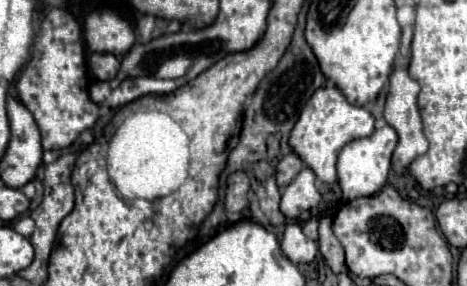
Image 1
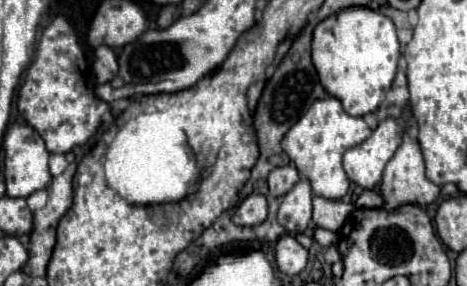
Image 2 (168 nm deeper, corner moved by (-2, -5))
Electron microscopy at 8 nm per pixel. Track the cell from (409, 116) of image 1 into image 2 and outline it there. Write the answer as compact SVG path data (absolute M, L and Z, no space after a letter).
M404 137L402 145L394 153L394 159L390 159L390 163L386 165L384 175L382 175L380 195L384 201L382 207L386 207L386 211L394 211L394 207L402 207L406 203L414 203L414 205L424 207L440 197L440 186L428 181L424 175L424 159L422 159L420 145L416 141L412 141L410 137Z

